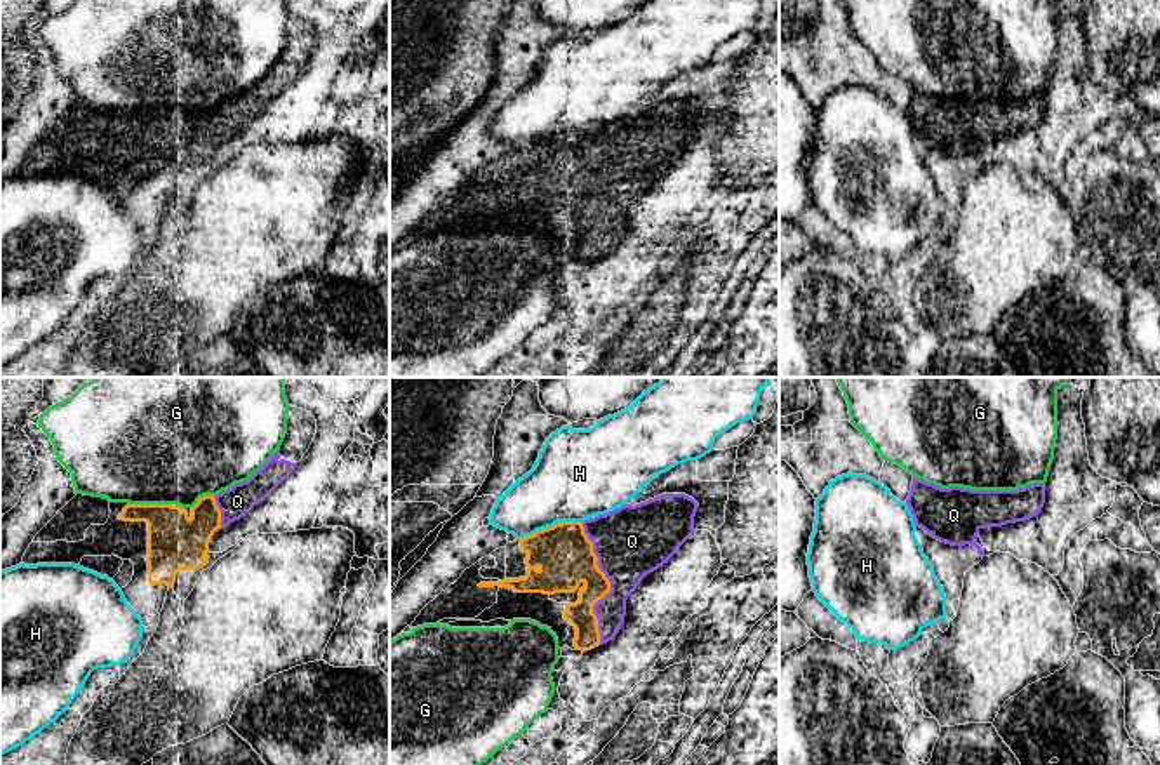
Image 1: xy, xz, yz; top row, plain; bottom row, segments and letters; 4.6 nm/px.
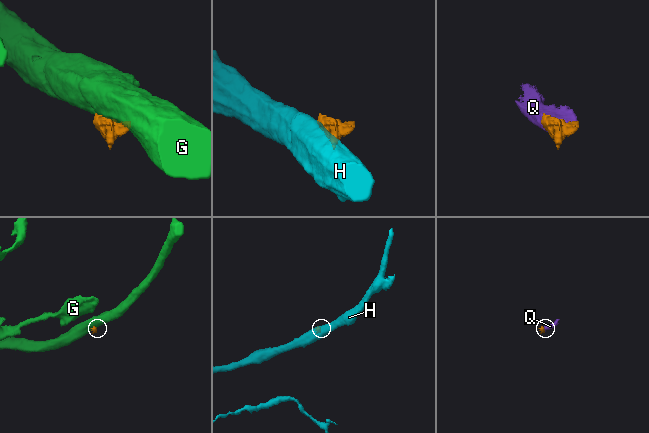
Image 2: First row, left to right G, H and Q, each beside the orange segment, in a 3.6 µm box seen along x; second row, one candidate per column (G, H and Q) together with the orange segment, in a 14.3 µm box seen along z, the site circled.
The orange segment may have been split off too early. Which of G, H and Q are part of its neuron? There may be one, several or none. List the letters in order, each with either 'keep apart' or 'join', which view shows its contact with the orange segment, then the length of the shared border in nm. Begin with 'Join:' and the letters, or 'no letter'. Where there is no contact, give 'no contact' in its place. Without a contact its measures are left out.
Join: Q
G: keep apart; contact in xy; length 190 nm
H: keep apart; contact in xz; length 300 nm
Q: join; contact in xz; length 550 nm

